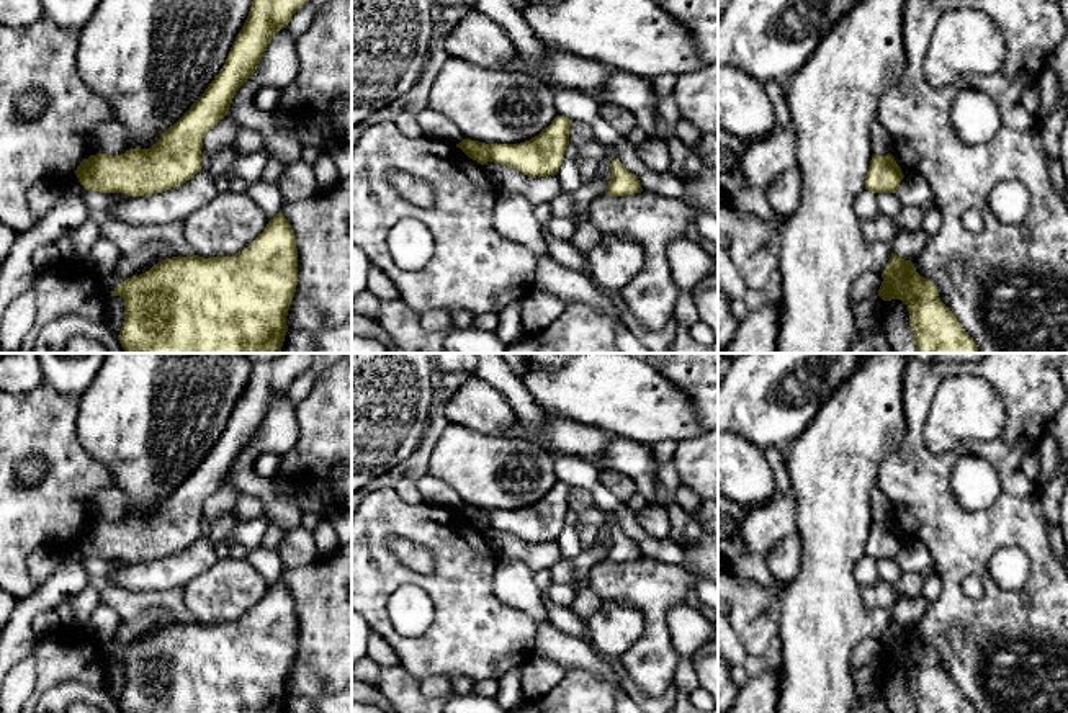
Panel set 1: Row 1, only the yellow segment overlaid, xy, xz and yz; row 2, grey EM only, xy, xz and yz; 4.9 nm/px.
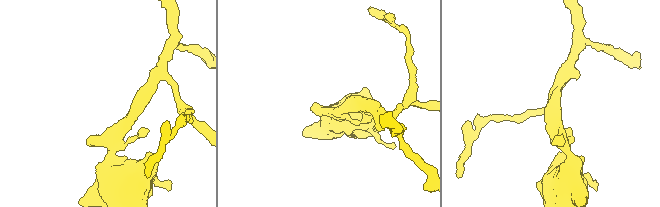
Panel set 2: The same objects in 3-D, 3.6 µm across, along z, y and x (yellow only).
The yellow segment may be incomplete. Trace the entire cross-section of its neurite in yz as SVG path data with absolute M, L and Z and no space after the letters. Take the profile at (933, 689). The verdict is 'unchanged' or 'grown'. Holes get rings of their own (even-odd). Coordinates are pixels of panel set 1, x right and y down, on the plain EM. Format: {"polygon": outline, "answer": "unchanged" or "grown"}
{"polygon": "M891 620L882 644L878 662L883 667L901 666L908 672L916 713L978 713L952 677L940 667L934 648L921 643L911 626Z", "answer": "unchanged"}

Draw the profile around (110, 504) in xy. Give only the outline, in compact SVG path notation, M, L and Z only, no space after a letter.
M108 486L92 496L88 502L88 513L92 522L121 522L128 517L129 507L129 497L123 491Z

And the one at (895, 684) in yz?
M901 666L883 667L882 695L891 713L916 713L909 677Z

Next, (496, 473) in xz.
M448 424L430 455L429 474L451 486L463 505L520 510L558 482L554 456L522 438L482 435Z

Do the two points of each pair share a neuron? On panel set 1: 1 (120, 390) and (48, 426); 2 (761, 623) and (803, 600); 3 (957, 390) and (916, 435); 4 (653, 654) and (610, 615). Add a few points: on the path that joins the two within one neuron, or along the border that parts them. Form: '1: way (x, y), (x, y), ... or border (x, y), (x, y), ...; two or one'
1: border (79, 398), (77, 440), (84, 447); two
2: border (782, 591), (780, 632), (777, 635); two
3: border (936, 391), (924, 442), (944, 453); two
4: border (627, 600), (641, 610), (643, 633), (620, 656); two

